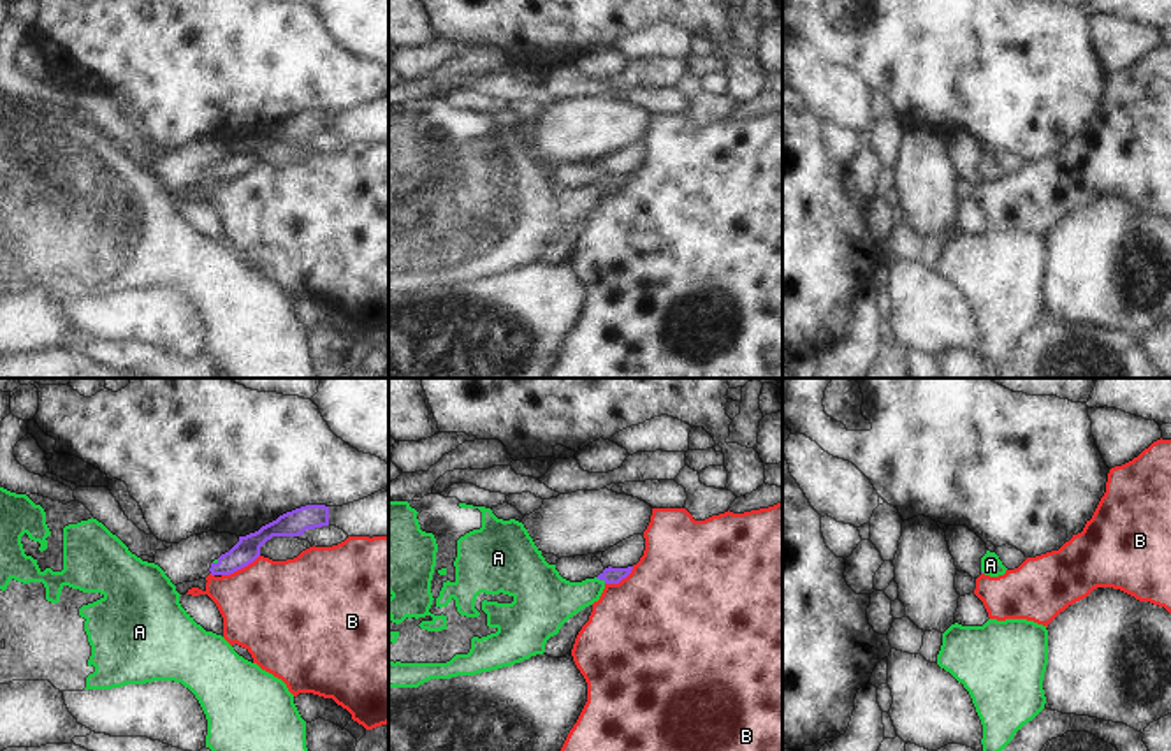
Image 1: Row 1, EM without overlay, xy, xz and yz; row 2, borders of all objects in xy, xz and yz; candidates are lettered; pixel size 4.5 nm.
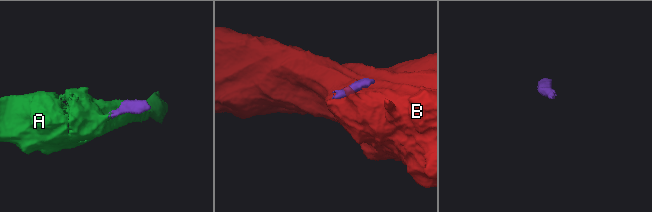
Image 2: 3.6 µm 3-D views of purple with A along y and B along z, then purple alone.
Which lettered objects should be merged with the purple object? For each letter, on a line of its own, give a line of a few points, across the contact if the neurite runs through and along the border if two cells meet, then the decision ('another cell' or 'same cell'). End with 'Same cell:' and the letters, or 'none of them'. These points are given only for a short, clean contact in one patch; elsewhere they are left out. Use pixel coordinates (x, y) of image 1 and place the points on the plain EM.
A: line xz (610, 182), (600, 185), (586, 199), (551, 206); same cell
B: line xy (259, 160), (247, 171), (222, 182); another cell
Same cell: A

